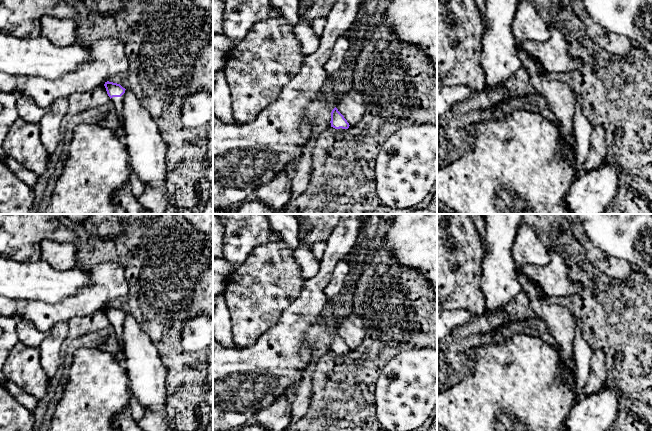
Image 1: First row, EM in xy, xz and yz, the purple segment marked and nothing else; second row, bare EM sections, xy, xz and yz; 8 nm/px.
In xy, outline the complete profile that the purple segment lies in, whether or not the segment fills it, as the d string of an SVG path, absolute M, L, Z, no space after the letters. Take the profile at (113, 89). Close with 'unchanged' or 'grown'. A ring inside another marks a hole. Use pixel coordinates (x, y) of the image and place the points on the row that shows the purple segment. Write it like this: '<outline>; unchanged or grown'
M105 82L104 84L107 94L110 97L110 101L113 103L117 118L120 121L120 129L117 131L118 134L123 136L123 99L125 95L125 88L123 88L120 84L113 82Z; grown

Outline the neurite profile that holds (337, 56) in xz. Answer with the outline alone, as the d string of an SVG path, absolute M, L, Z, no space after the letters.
M342 36L334 44L329 58L324 65L327 76L332 76L335 72L342 68L346 54L350 47L350 39Z

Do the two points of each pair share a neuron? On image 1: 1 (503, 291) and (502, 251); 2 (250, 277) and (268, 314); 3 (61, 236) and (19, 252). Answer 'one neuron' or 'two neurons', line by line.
1: one neuron
2: one neuron
3: one neuron

